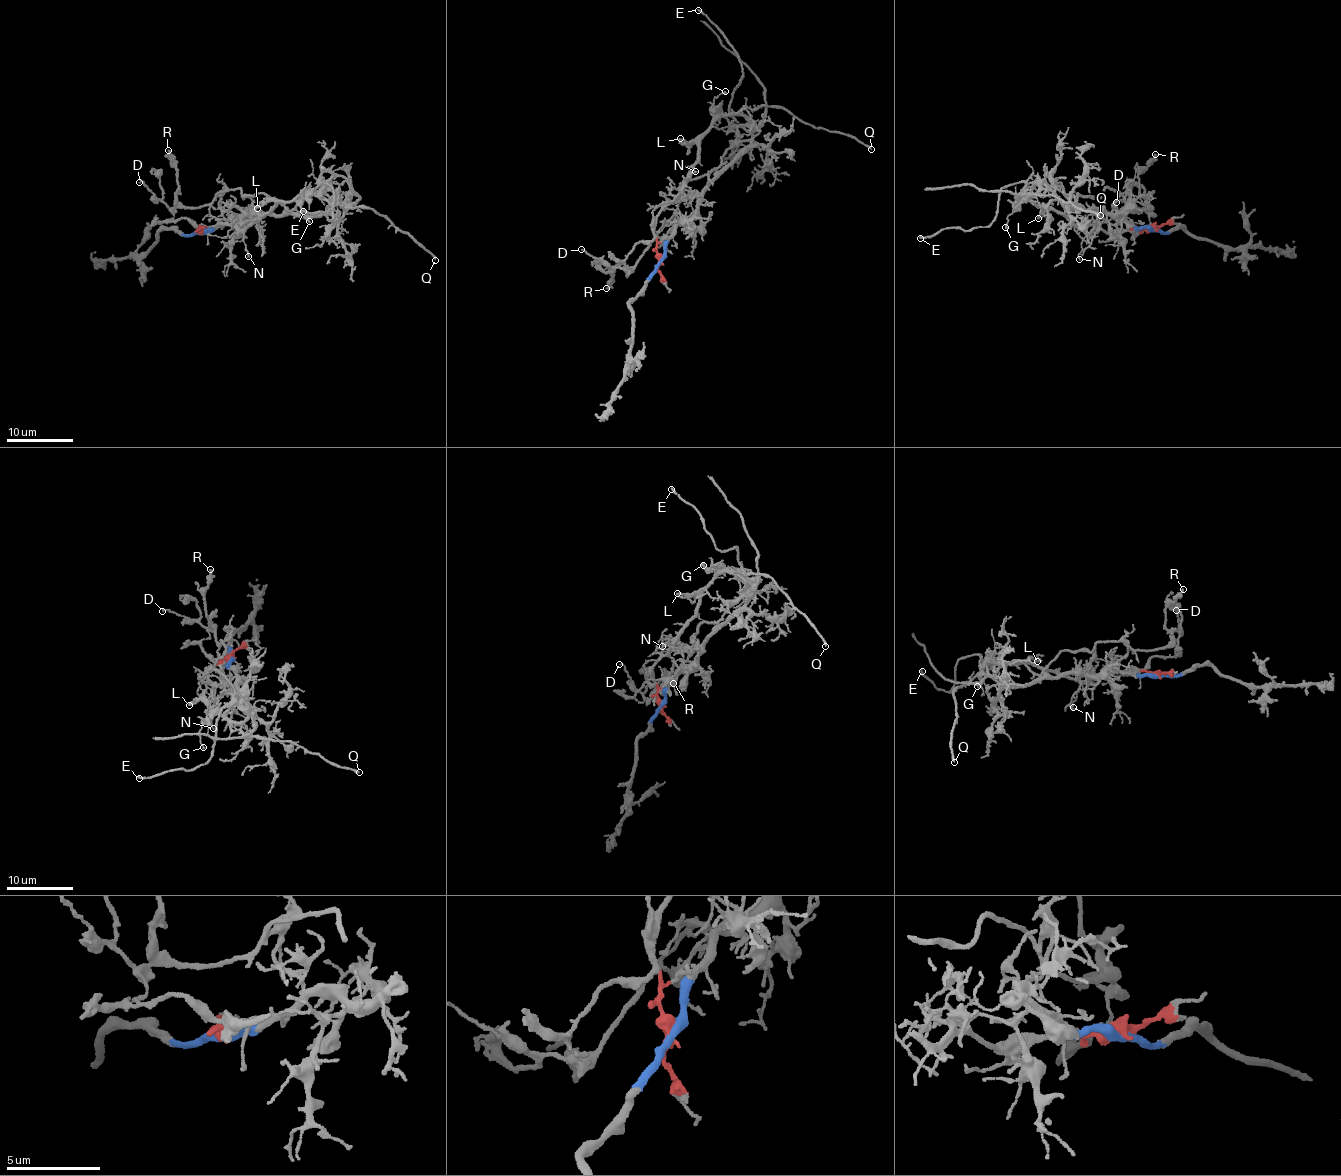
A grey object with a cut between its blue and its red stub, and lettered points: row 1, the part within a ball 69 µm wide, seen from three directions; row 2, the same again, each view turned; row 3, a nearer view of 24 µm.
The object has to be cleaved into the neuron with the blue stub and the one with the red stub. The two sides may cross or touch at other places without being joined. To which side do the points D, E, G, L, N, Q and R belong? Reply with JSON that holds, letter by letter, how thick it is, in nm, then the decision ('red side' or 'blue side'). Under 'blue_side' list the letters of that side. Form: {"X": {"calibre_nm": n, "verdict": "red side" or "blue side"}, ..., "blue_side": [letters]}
{"D": {"calibre_nm": 140, "verdict": "red side"}, "E": {"calibre_nm": 240, "verdict": "red side"}, "G": {"calibre_nm": 140, "verdict": "red side"}, "L": {"calibre_nm": 260, "verdict": "red side"}, "N": {"calibre_nm": 120, "verdict": "red side"}, "Q": {"calibre_nm": 240, "verdict": "red side"}, "R": {"calibre_nm": 220, "verdict": "red side"}, "blue_side": []}

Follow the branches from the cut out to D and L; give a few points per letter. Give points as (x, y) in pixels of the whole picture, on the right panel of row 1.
D: (1153, 230), (1127, 228), (1130, 224), (1139, 228), (1146, 226), (1150, 218), (1145, 211), (1120, 199), (1117, 202)
L: (1153, 230), (1107, 233), (1097, 227), (1085, 231), (1044, 205), (1037, 219)

